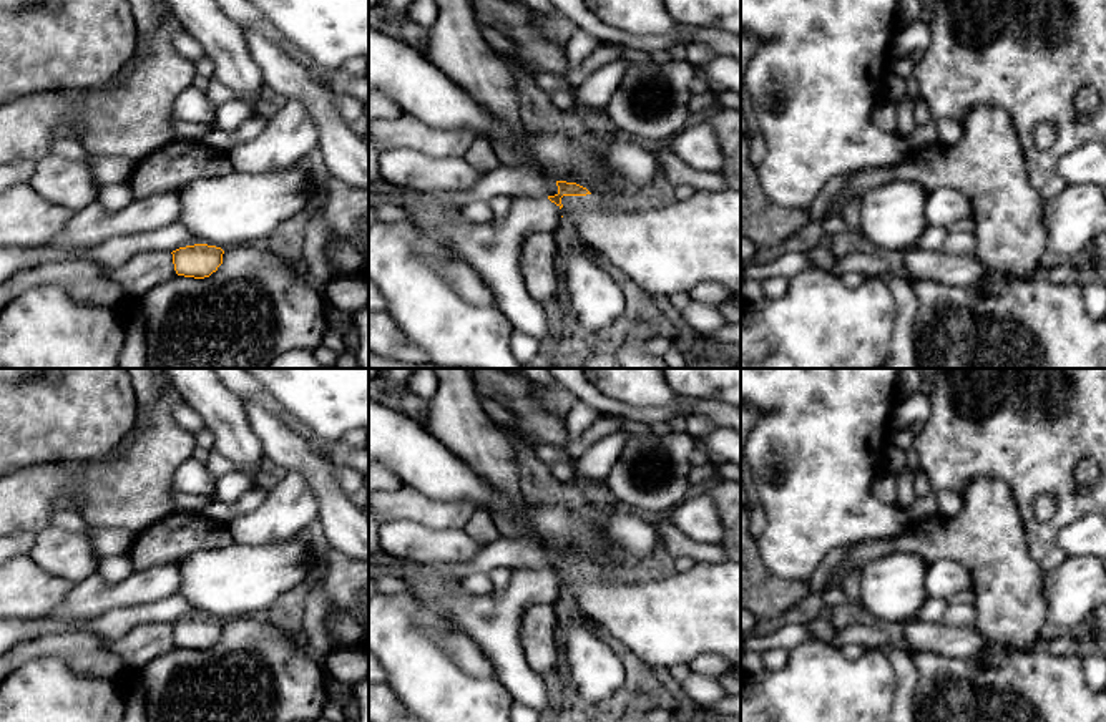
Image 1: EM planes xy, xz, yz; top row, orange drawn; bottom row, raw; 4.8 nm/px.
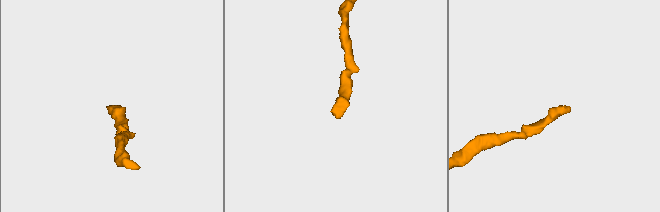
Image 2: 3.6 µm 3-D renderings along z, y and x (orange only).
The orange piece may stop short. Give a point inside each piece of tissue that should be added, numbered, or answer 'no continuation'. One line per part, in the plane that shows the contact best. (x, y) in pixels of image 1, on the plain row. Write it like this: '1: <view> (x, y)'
1: xz (492, 621)

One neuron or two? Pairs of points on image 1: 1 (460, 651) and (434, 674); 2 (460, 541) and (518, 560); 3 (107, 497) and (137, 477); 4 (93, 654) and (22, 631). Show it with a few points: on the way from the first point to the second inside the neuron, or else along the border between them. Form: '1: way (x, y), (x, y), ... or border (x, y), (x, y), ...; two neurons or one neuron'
1: border (432, 638), (465, 673), (485, 679); two neurons
2: border (484, 546), (470, 560), (447, 563); two neurons
3: way (113, 495), (130, 483); one neuron
4: border (78, 629), (40, 634), (17, 643); two neurons

